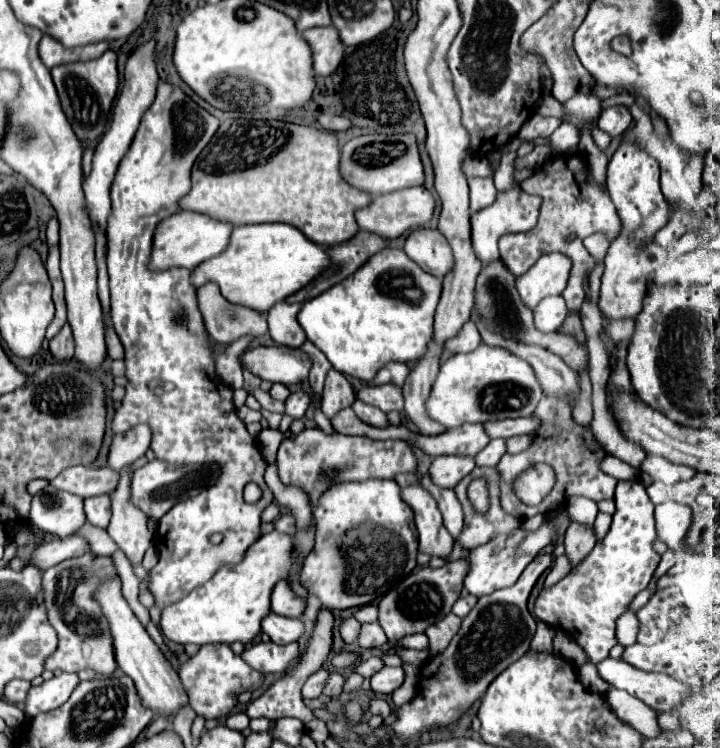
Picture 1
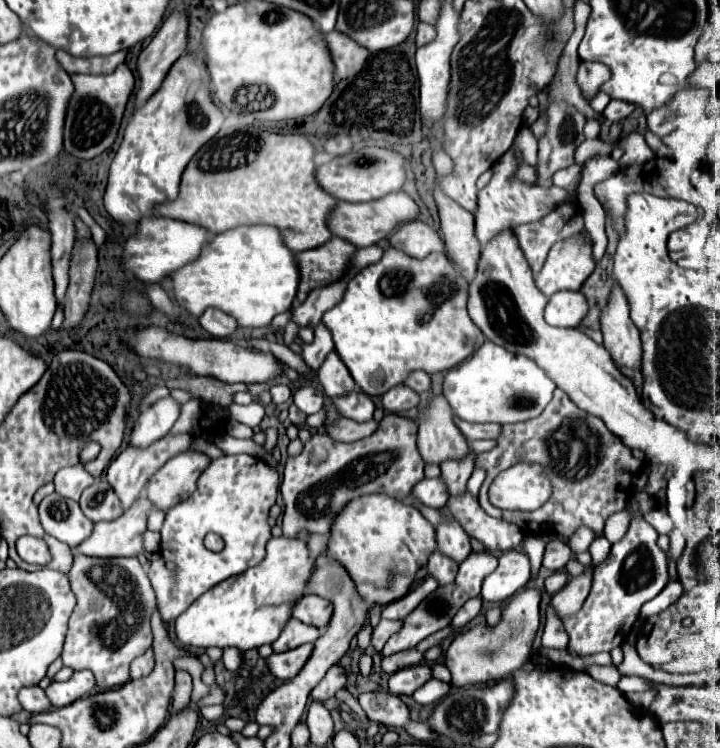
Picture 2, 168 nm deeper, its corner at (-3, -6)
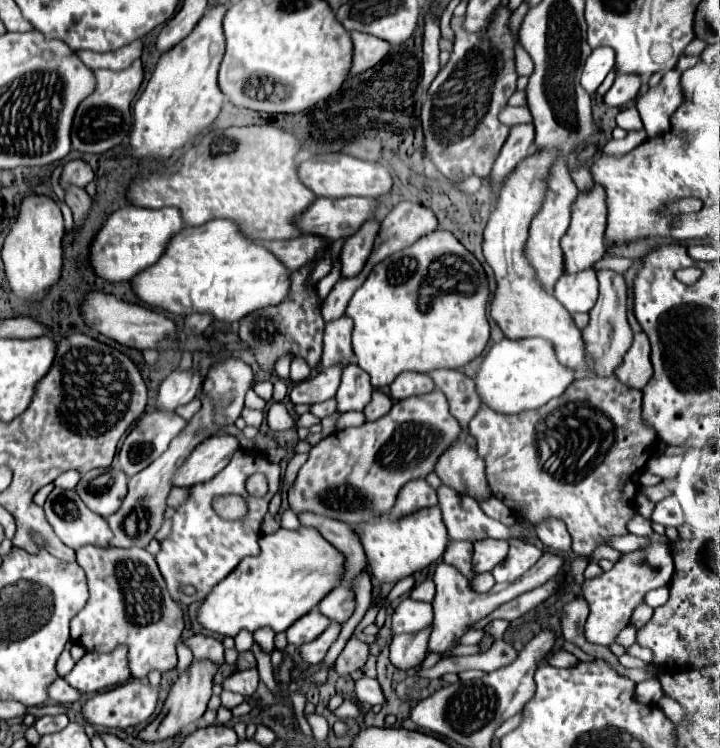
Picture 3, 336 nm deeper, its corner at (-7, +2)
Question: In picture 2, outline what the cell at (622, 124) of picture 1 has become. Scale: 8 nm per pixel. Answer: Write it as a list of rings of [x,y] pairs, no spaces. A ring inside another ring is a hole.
[[[611,100],[605,110],[603,110],[603,116],[609,120],[609,122],[619,122],[621,118],[629,116],[633,112],[635,104],[631,102],[619,102],[619,100]]]

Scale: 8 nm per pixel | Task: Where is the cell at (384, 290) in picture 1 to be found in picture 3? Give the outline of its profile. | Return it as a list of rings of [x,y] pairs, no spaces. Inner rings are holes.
[[[435,230],[419,238],[413,246],[375,264],[345,308],[345,316],[353,320],[353,352],[357,366],[371,376],[373,388],[389,386],[401,372],[431,372],[435,368],[465,366],[483,352],[489,340],[489,322],[485,314],[487,298],[489,284],[483,266],[451,232]]]

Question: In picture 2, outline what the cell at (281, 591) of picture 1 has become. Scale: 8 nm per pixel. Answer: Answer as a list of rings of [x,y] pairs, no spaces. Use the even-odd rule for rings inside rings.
[[[307,594],[295,604],[293,618],[299,618],[305,624],[325,630],[327,622],[331,620],[331,602],[319,598],[315,594]]]

